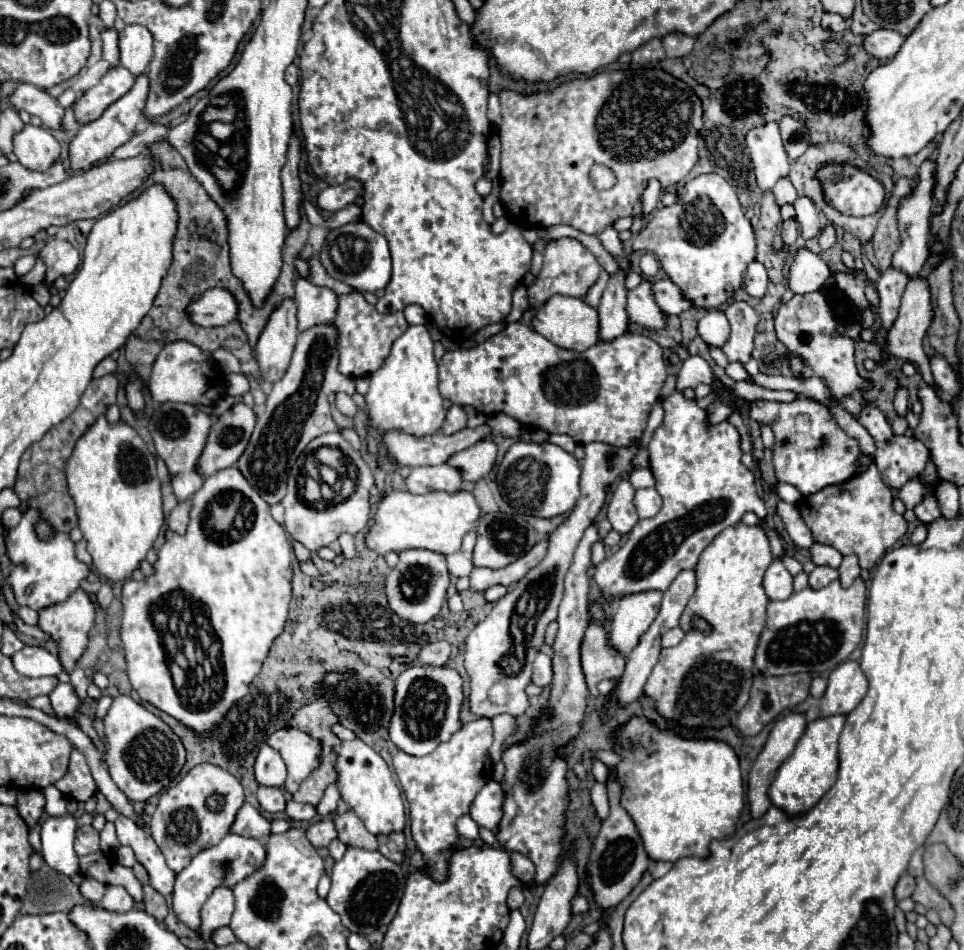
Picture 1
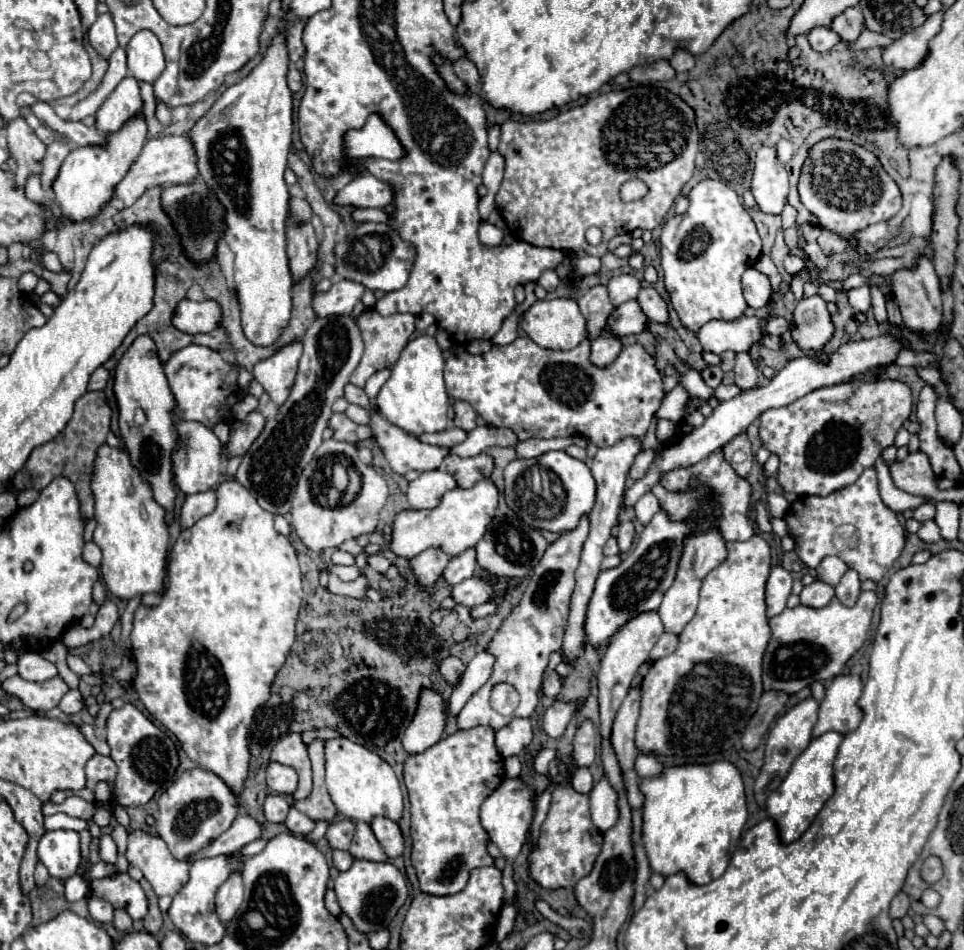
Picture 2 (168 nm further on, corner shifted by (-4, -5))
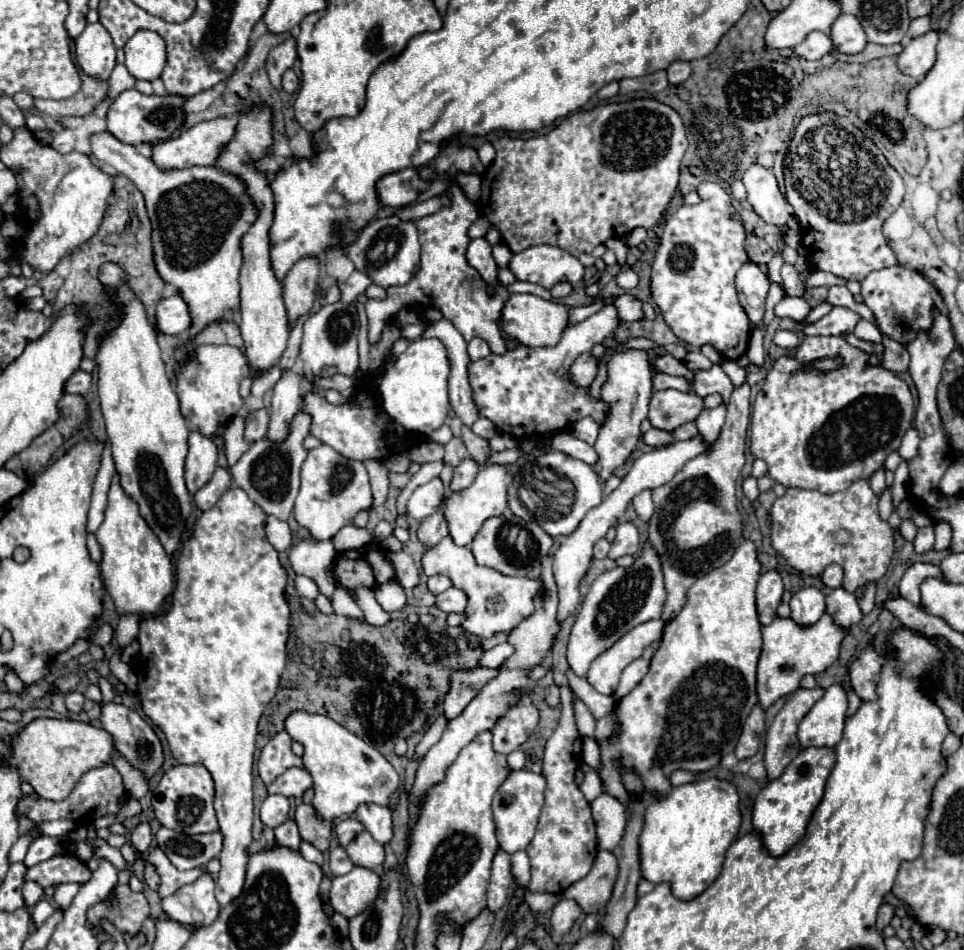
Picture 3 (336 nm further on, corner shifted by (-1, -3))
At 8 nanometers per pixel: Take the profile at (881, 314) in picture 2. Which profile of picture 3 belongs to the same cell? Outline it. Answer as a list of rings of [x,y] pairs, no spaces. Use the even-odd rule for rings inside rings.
[[[884,335],[882,345],[884,345],[884,351],[882,351],[880,363],[892,373],[904,373],[910,363],[910,355],[908,355],[906,347],[896,343],[894,339],[886,339],[886,335]]]

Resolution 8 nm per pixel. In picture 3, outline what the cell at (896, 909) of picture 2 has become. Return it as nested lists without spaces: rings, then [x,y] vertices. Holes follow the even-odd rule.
[[[888,903],[880,905],[880,909],[878,909],[878,919],[876,919],[876,929],[878,929],[878,933],[882,933],[882,929],[890,923],[892,917],[894,917],[894,907],[888,905]]]

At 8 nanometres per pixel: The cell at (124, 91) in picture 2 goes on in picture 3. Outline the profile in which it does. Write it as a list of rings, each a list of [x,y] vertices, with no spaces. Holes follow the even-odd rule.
[[[128,89],[124,93],[120,93],[108,111],[108,131],[122,143],[128,145],[140,145],[140,143],[160,143],[170,139],[182,125],[186,119],[184,113],[184,103],[186,97],[182,95],[144,95],[136,89]]]

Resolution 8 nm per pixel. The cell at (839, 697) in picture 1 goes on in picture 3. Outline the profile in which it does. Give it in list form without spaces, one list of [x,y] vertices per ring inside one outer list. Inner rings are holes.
[[[838,683],[828,687],[824,697],[814,703],[798,725],[800,747],[836,747],[838,739],[842,739],[846,709],[848,699],[844,687]]]

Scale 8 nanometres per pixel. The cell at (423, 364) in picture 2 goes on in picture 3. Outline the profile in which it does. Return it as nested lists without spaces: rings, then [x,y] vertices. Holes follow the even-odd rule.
[[[414,339],[410,347],[396,359],[396,363],[382,375],[376,393],[378,405],[408,431],[428,435],[430,431],[442,427],[451,410],[448,373],[450,361],[446,355],[446,347],[438,339]]]

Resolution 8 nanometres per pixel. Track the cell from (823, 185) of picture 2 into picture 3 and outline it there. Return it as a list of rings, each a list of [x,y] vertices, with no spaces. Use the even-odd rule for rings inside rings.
[[[832,111],[802,117],[784,157],[784,181],[786,199],[800,221],[802,247],[806,249],[808,263],[814,269],[834,273],[842,279],[862,281],[874,269],[898,265],[888,239],[882,235],[882,225],[900,207],[904,181],[896,169],[890,167],[882,151],[870,139],[864,139],[864,133],[854,127],[848,117],[838,117]],[[816,203],[824,203],[824,207],[820,209]]]

